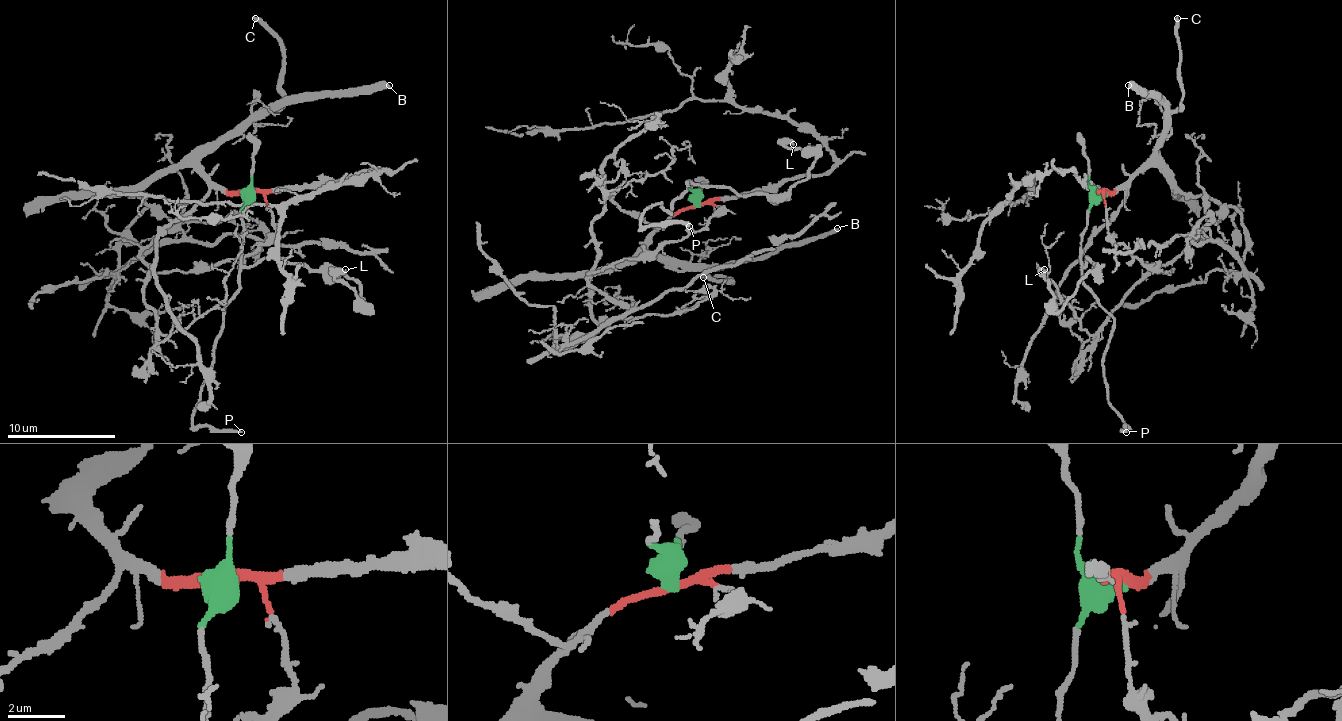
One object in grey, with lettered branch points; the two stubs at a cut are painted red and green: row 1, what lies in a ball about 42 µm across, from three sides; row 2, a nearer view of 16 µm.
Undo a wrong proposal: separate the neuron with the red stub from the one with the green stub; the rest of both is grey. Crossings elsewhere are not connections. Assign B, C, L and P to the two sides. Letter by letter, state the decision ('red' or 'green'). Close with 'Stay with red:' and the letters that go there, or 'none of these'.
B: red
C: red
L: green
P: green
Stay with red: B, C

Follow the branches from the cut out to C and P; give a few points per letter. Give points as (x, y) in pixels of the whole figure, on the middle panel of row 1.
C: (697, 205), (672, 215), (651, 237), (648, 251), (699, 264), (713, 278), (732, 280), (702, 278)
P: (697, 205), (689, 188), (689, 180), (670, 213), (659, 202), (648, 207), (640, 218), (643, 226), (689, 226)

